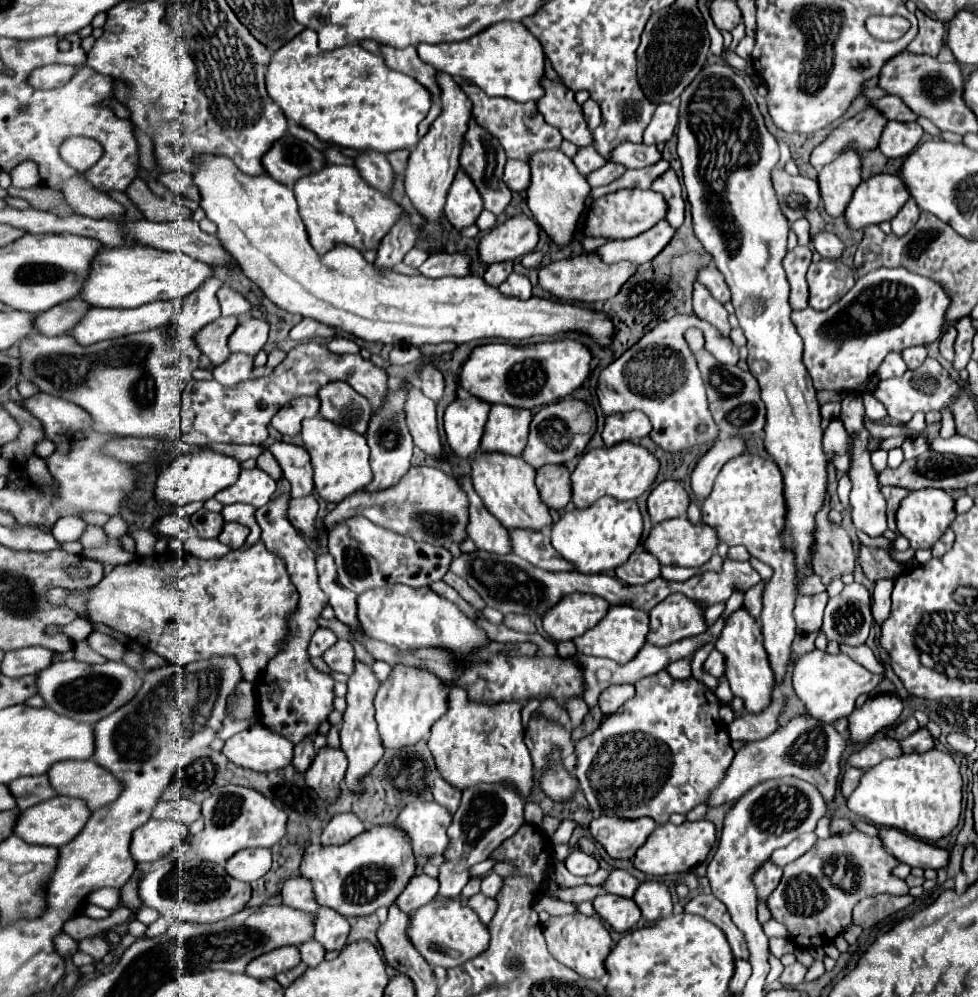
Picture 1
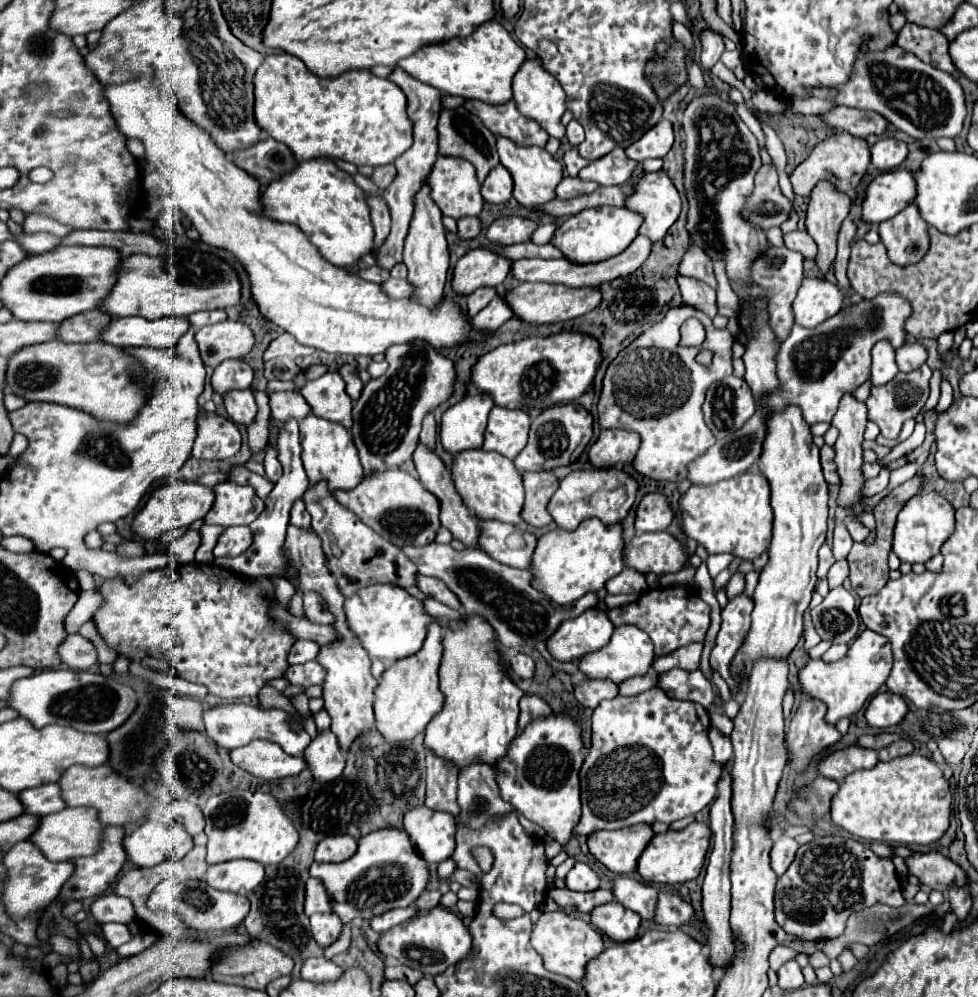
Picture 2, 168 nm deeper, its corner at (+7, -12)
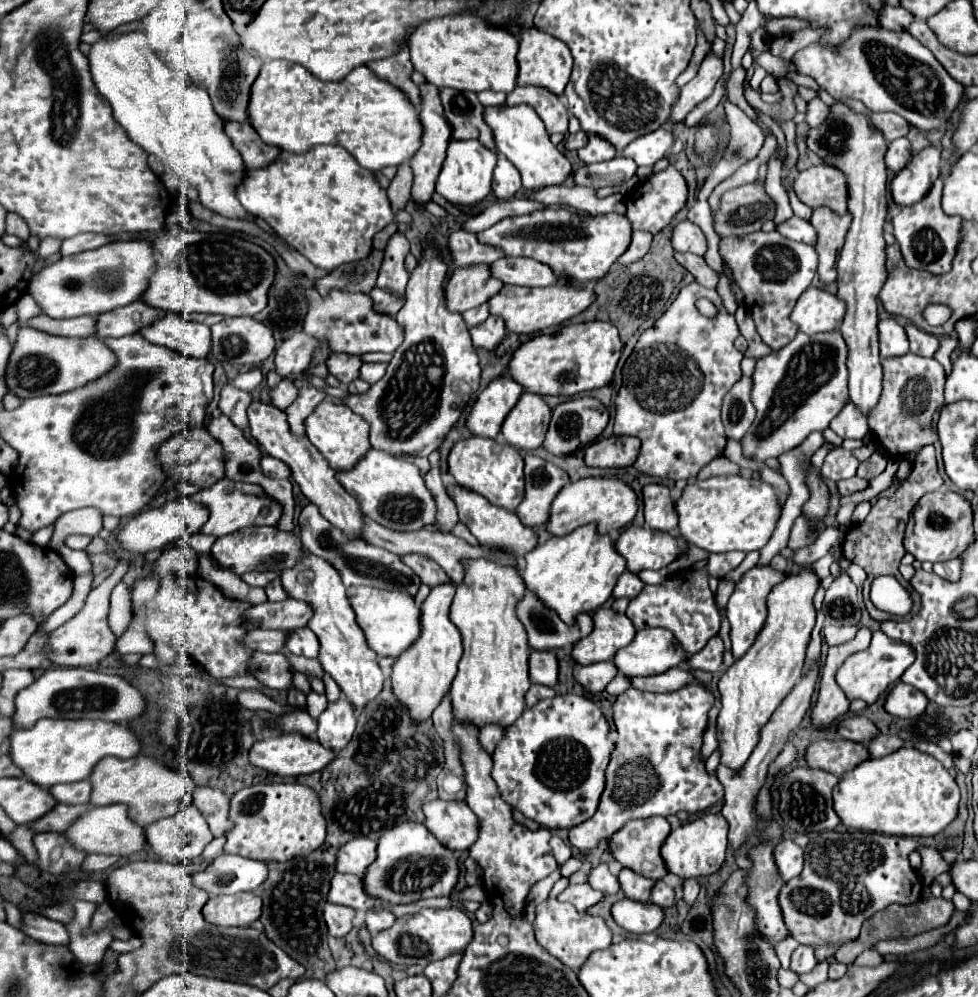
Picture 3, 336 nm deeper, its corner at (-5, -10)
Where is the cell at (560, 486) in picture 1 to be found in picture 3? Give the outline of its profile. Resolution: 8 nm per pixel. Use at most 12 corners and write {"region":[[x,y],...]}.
{"region":[[526,454],[522,524],[546,524],[554,494],[570,478],[562,468]]}

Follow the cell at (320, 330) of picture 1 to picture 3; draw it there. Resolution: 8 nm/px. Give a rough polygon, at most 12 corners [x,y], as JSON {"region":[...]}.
{"region":[[294,334],[276,350],[282,378],[302,372],[310,362],[314,338]]}

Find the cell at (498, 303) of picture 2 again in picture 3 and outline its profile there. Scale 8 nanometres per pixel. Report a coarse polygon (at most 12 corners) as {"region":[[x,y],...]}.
{"region":[[488,316],[470,330],[472,344],[488,352],[502,342],[502,318]]}

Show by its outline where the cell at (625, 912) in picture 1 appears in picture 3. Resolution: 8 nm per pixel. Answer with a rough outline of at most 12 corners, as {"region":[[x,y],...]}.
{"region":[[624,898],[612,906],[616,924],[634,934],[654,932],[664,910]]}

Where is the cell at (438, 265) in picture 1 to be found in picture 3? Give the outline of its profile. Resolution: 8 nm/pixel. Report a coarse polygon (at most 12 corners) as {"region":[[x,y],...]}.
{"region":[[376,288],[370,298],[376,312],[392,316],[402,308],[404,298]]}

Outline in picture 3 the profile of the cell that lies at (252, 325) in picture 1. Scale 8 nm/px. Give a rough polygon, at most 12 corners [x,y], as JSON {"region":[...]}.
{"region":[[226,384],[218,408],[240,430],[248,428],[252,396]]}

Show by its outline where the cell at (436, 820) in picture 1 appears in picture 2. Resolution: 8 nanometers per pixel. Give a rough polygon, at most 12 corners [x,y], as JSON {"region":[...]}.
{"region":[[426,806],[404,814],[404,832],[426,864],[454,852],[456,820]]}

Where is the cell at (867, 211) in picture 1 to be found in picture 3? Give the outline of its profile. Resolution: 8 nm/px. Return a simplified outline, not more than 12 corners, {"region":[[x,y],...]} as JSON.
{"region":[[920,150],[892,180],[896,204],[922,200],[940,176],[942,150]]}

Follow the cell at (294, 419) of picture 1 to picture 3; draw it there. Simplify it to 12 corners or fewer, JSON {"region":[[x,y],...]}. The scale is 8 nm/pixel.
{"region":[[282,380],[270,388],[270,402],[286,410],[298,388],[292,380]]}

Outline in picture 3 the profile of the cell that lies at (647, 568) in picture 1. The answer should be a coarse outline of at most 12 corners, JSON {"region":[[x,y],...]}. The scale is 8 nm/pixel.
{"region":[[620,574],[612,596],[636,598],[644,582],[636,574]]}

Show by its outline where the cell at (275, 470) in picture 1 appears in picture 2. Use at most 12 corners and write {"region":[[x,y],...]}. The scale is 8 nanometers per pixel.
{"region":[[254,392],[258,414],[248,426],[252,454],[268,444],[268,394]]}

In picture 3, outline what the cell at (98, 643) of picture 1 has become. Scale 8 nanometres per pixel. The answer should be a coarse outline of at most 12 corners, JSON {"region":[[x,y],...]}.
{"region":[[116,570],[84,608],[50,632],[44,654],[54,666],[86,668],[116,642],[108,626],[110,592],[126,574]]}

